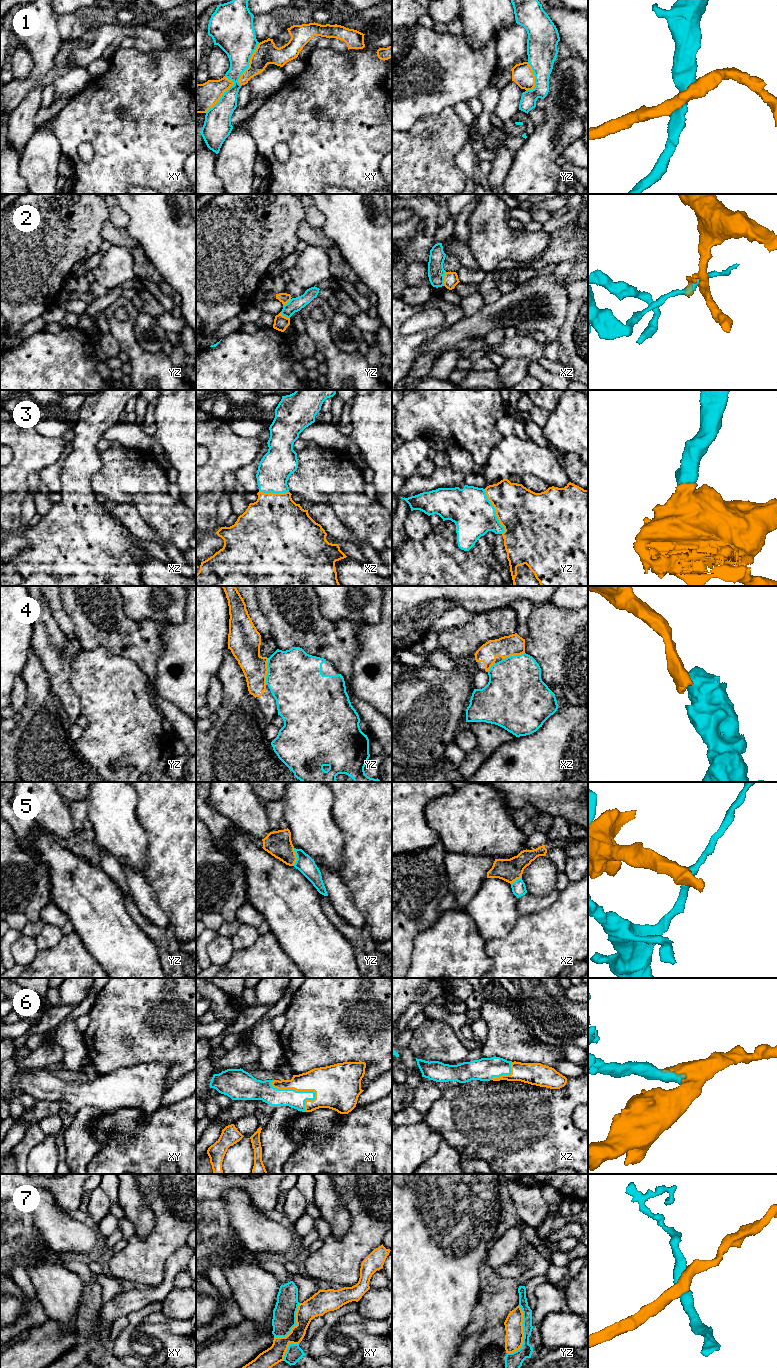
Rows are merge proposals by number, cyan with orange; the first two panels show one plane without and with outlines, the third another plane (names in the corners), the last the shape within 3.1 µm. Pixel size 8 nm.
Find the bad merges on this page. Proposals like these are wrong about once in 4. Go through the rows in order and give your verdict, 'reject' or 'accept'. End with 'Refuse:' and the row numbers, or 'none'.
1: reject
2: reject
3: accept
4: accept
5: reject
6: accept
7: reject
Refuse: 1, 2, 5, 7

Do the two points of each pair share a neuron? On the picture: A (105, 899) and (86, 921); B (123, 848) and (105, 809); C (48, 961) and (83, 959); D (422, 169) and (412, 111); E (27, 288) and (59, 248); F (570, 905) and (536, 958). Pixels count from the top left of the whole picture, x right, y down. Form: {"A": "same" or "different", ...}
{"A": "same", "B": "same", "C": "same", "D": "different", "E": "same", "F": "same"}

